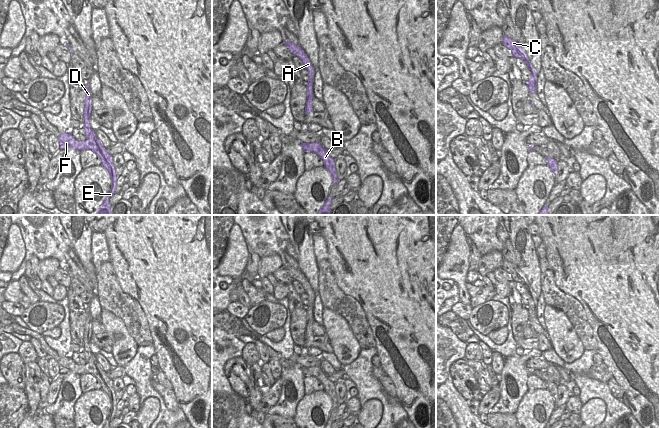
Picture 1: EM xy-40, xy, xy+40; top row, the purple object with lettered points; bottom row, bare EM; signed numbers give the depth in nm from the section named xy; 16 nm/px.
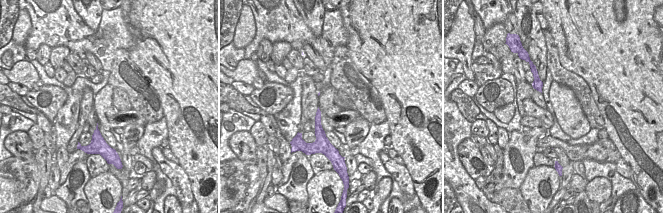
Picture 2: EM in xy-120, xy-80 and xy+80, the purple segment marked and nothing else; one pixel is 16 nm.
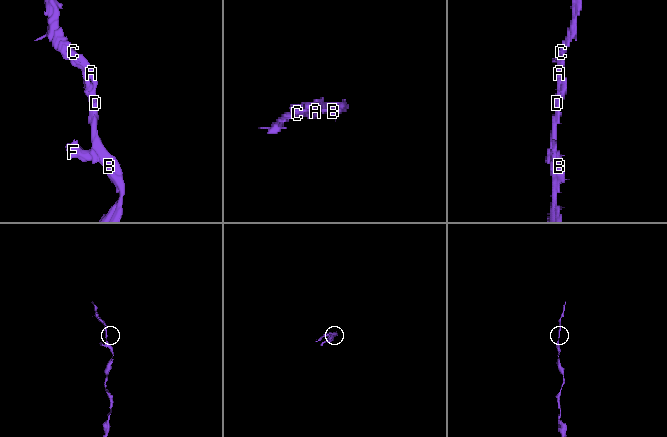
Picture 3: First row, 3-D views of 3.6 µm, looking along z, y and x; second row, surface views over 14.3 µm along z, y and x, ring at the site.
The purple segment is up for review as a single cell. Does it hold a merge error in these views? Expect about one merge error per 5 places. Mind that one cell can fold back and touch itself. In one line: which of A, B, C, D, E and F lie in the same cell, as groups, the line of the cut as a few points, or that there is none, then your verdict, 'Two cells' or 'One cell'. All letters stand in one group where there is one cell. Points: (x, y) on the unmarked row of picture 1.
Groups: A B C D E F. No split. One cell.

